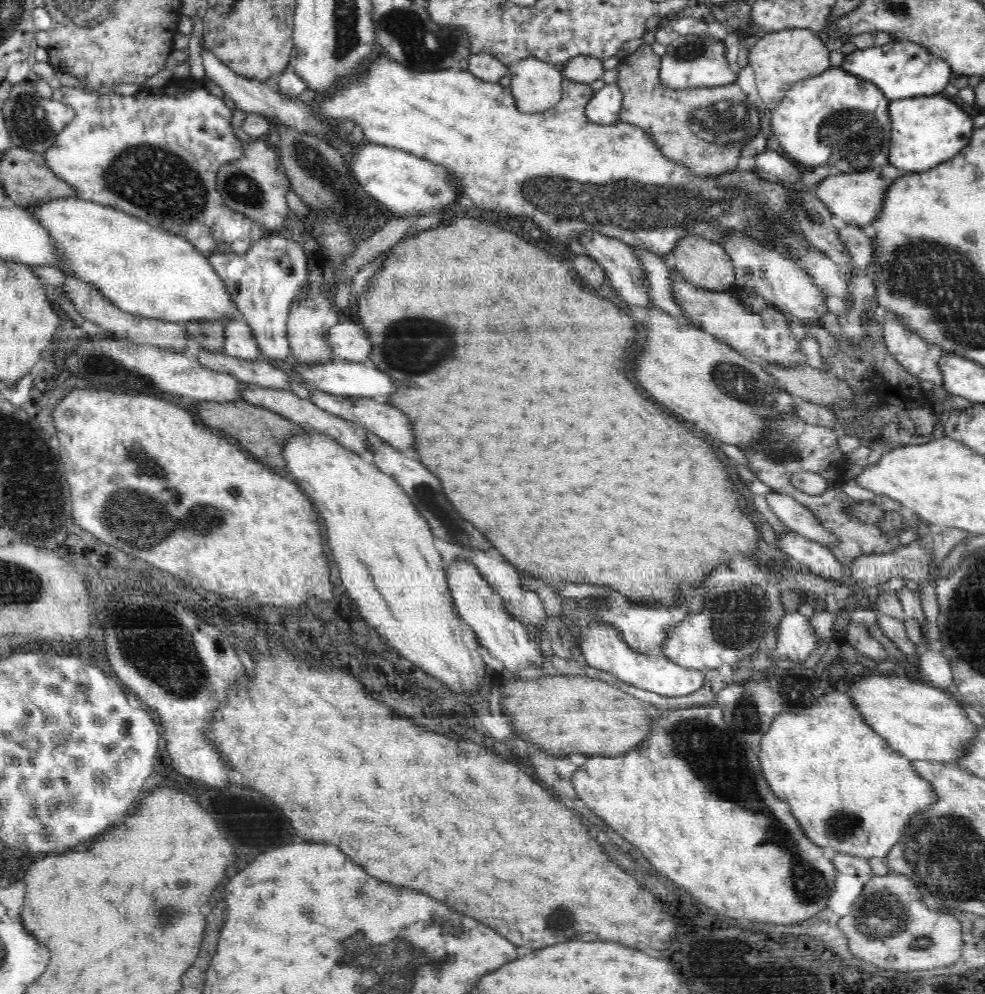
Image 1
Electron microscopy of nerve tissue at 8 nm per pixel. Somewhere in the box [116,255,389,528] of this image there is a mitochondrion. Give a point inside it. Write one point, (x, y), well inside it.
(148, 466)

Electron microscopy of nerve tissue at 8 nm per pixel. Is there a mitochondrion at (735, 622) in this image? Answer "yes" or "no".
yes

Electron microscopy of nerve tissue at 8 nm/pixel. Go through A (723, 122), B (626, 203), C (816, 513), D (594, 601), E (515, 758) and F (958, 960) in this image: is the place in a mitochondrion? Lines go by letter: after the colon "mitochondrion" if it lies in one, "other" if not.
A: mitochondrion
B: mitochondrion
C: other
D: mitochondrion
E: other
F: other

